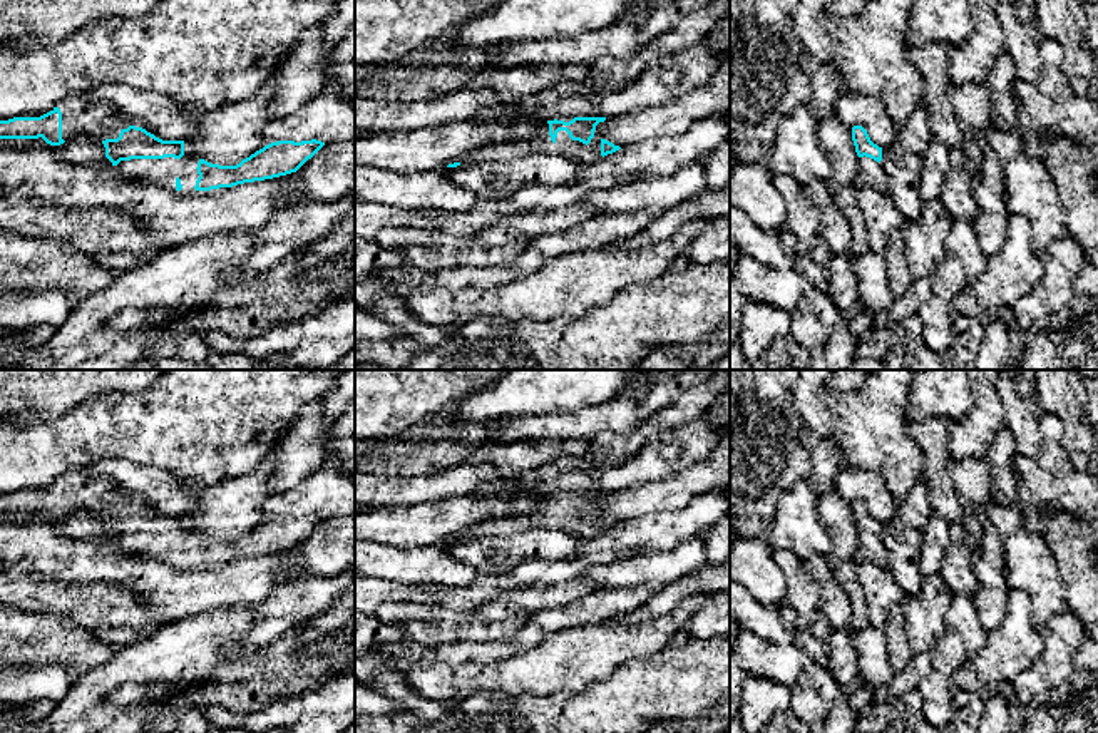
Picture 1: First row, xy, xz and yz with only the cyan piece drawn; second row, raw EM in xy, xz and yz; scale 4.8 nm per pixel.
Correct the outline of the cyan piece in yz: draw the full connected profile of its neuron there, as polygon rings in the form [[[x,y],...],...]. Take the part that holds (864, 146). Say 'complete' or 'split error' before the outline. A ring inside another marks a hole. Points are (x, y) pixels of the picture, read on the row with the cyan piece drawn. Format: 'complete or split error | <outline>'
split error | [[[862,126],[852,127],[852,141],[859,156],[852,186],[855,189],[870,187],[879,192],[887,192],[889,179],[880,162],[882,147],[870,141]]]

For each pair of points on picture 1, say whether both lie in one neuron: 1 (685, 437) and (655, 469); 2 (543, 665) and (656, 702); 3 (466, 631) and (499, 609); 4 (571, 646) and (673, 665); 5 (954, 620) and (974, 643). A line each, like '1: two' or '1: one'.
1: one
2: two
3: two
4: two
5: one

